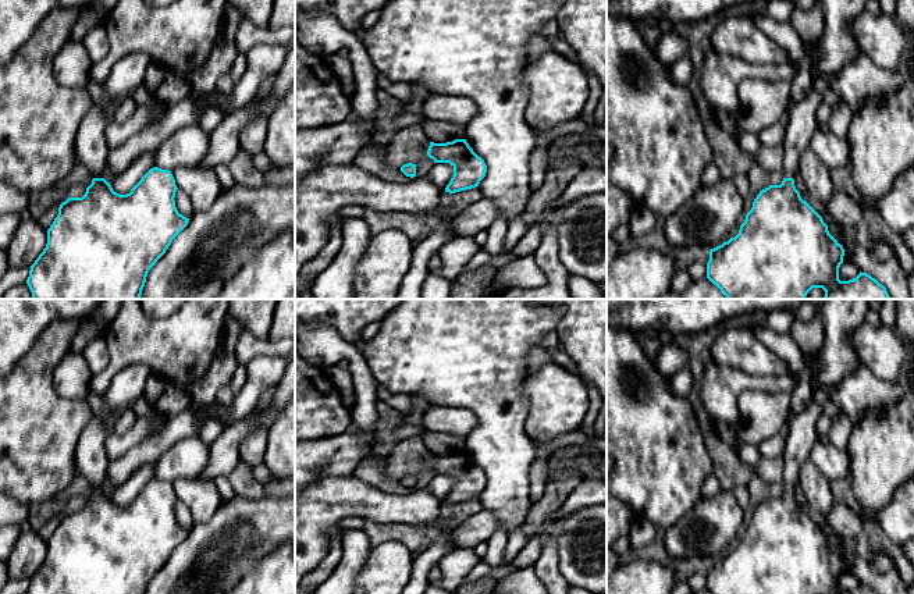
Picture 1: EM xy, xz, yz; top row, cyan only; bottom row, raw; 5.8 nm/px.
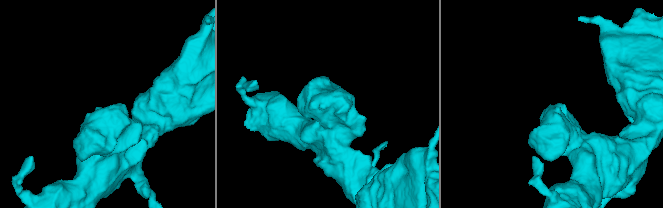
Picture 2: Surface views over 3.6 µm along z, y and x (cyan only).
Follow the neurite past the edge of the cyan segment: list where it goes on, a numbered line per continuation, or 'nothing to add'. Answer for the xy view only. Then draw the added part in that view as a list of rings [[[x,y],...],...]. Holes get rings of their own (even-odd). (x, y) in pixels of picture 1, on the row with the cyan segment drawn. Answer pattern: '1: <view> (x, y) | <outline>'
1: xy (91, 148) | [[[93,104],[82,118],[77,136],[77,159],[86,167],[93,178],[103,178],[107,167],[109,147],[106,145],[106,128],[109,121],[102,107]]]

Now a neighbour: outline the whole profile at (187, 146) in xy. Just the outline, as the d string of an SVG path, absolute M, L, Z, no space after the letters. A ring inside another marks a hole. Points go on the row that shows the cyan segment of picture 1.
M199 124L177 129L154 152L154 167L173 171L179 167L196 167L206 156L210 134Z

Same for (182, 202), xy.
M177 189L174 200L179 214L182 214L186 218L191 218L195 214L192 202L182 189Z

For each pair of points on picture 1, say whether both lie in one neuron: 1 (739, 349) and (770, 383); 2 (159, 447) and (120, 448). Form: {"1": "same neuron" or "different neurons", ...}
{"1": "different neurons", "2": "different neurons"}

